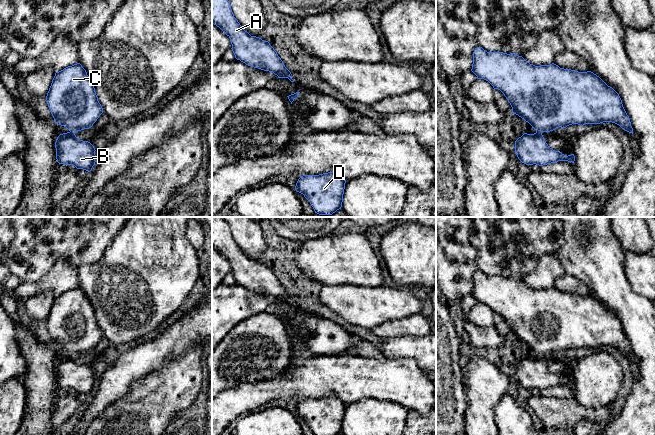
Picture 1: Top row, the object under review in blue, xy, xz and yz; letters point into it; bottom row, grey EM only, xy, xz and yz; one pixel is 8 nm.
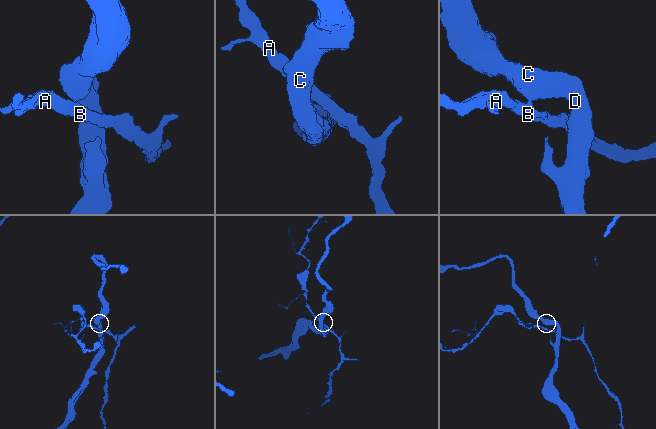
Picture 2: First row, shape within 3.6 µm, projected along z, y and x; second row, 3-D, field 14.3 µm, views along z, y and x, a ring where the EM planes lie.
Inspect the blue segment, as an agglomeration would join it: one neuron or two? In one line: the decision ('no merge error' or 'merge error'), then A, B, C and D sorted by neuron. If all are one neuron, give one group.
merge error; groups A B / C D

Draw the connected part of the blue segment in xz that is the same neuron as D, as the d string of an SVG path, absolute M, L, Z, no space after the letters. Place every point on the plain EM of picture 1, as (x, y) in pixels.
M338 397L303 399L295 414L304 419L314 435L337 435L341 433L346 404Z

